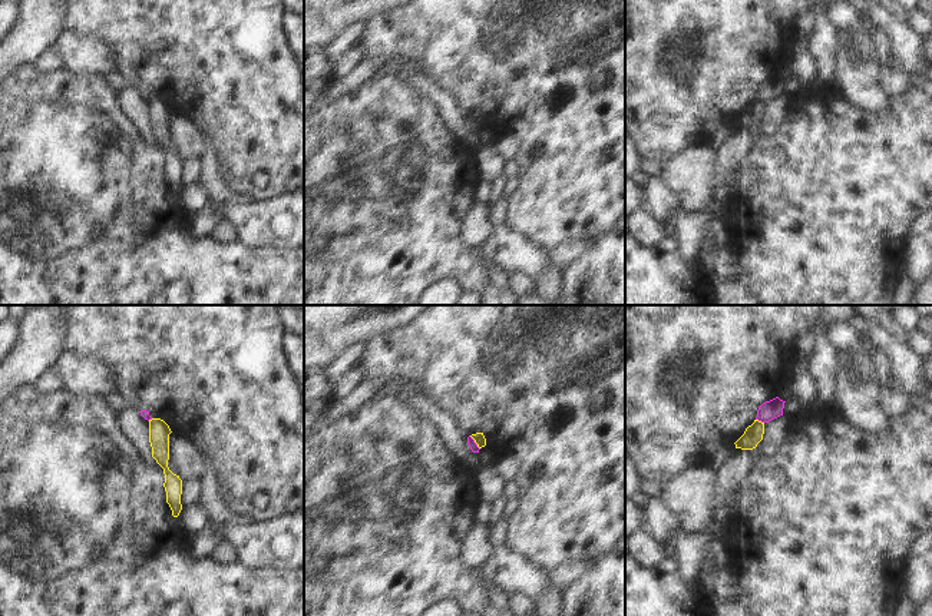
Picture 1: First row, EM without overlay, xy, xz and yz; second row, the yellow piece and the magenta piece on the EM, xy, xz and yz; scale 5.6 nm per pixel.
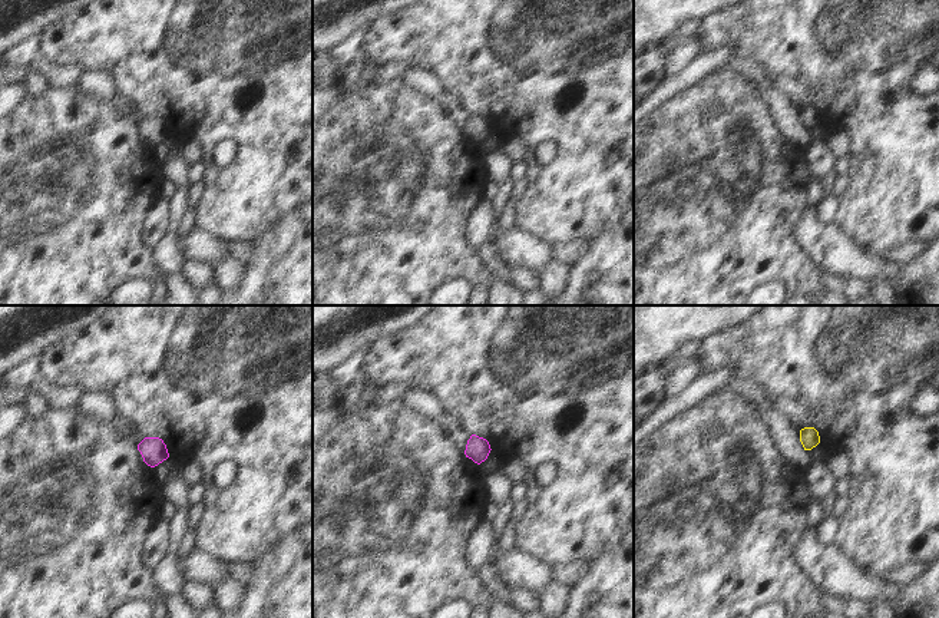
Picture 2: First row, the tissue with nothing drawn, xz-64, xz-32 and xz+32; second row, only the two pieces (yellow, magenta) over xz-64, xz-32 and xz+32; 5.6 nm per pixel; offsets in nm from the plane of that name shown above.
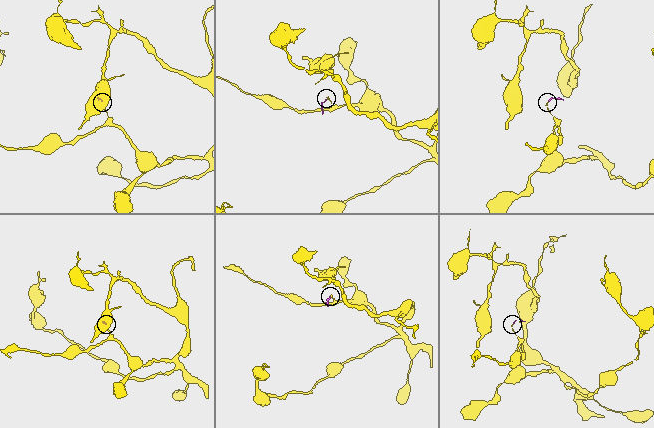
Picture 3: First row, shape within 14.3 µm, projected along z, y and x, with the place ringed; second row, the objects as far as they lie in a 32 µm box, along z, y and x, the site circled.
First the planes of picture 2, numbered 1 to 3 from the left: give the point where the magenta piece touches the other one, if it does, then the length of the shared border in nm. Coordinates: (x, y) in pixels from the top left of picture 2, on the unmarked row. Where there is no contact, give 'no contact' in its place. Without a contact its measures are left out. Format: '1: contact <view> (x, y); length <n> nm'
1: no contact
2: no contact
3: no contact

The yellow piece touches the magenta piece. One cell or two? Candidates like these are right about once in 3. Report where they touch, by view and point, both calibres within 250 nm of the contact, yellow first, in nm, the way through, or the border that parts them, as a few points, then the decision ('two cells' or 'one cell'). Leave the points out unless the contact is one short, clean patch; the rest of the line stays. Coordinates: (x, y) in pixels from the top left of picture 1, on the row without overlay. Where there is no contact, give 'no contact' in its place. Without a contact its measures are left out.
yz (760, 100) | 110/110 nm | along yz (756, 98), (763, 102) | two cells

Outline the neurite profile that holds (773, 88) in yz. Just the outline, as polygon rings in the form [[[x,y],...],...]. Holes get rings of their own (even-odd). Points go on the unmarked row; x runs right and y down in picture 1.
[[[779,76],[763,82],[757,89],[756,99],[759,99],[761,102],[769,102],[769,100],[783,95],[784,82],[786,80],[780,79]]]

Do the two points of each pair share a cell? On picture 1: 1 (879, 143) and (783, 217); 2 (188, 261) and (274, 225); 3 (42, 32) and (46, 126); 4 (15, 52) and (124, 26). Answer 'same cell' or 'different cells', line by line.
1: same cell
2: different cells
3: different cells
4: different cells

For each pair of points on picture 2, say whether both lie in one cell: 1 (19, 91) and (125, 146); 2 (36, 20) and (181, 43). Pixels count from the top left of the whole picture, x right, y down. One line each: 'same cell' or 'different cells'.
1: different cells
2: different cells

